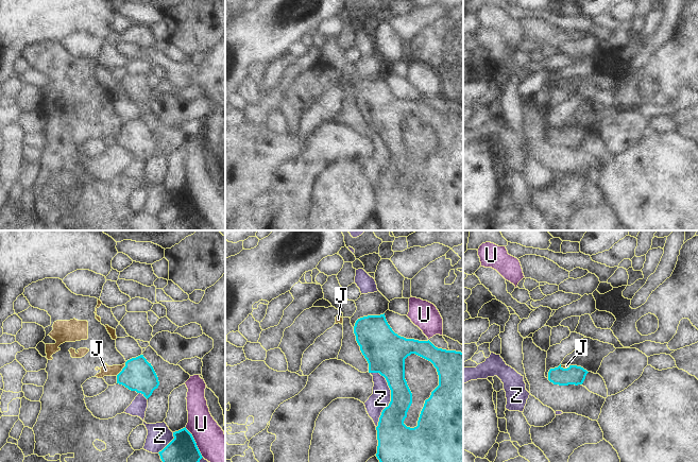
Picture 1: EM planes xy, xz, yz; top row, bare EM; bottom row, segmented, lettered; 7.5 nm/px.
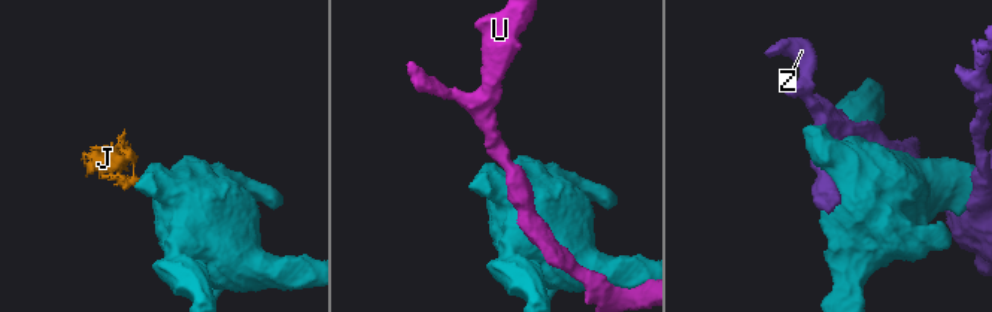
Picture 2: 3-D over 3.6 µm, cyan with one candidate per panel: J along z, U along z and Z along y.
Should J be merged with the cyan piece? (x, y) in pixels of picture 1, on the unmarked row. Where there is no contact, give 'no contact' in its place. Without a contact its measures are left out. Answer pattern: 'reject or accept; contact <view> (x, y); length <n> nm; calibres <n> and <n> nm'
reject; contact xy (122, 132); length 120 nm; calibres 240 and 80 nm

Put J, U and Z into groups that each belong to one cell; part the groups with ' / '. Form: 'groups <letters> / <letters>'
groups J / U / Z

